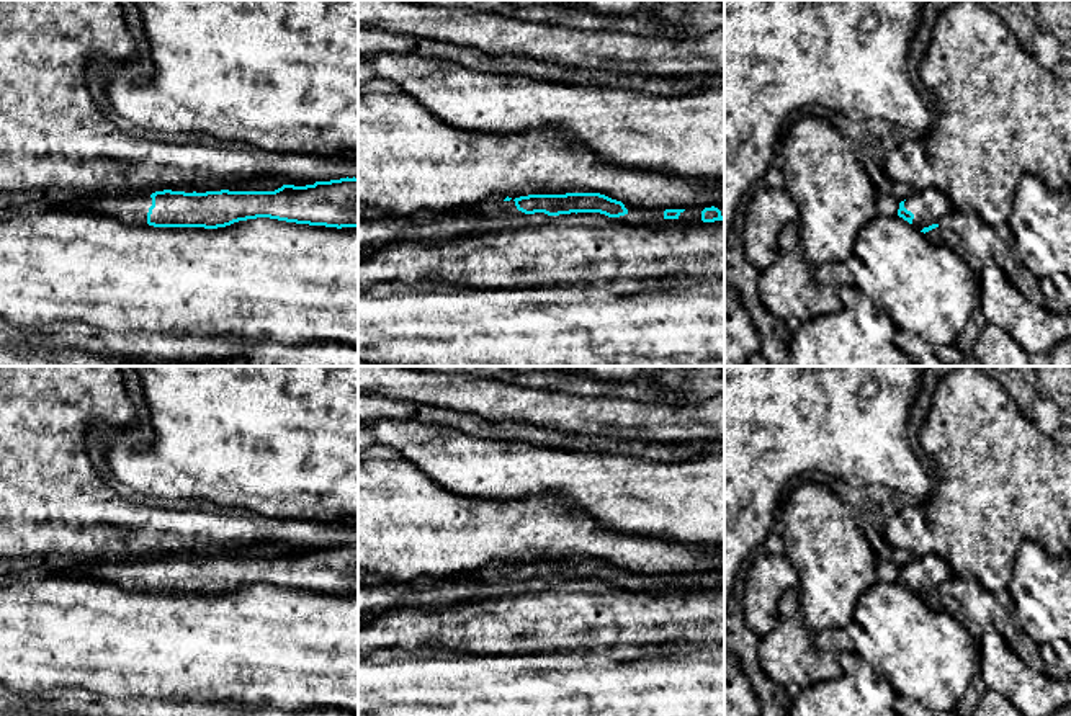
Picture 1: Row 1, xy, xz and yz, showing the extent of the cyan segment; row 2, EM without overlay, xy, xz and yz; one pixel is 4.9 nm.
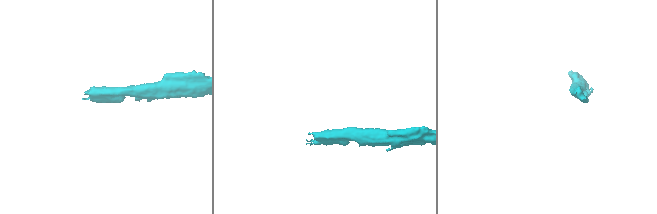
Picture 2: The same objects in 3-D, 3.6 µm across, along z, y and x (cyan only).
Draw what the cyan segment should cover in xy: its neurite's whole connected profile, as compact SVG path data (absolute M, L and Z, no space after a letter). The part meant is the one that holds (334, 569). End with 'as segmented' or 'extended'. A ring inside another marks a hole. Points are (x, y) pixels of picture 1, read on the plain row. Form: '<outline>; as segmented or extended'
M358 544L283 551L275 557L87 561L69 574L154 593L217 595L257 584L337 595L358 593Z; extended

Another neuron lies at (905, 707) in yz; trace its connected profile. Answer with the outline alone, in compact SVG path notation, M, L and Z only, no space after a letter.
M896 695L893 706L899 716L934 716L932 711L929 711L925 706L922 706L916 700L899 696L899 695Z

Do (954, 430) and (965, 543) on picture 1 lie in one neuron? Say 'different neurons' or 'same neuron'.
same neuron

